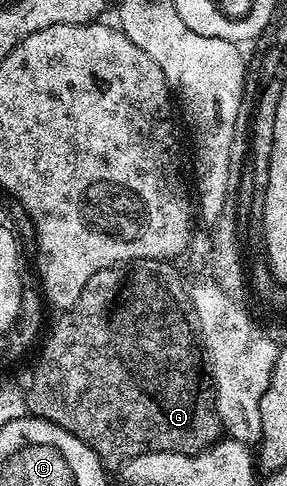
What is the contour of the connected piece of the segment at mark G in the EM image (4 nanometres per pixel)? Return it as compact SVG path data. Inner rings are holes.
M139 258L131 262L123 262L119 266L108 266L91 280L83 288L79 300L67 311L60 315L61 318L49 330L49 335L44 335L45 347L37 358L37 367L29 378L29 390L24 391L26 408L28 413L35 418L42 418L51 424L59 424L67 432L79 436L88 444L95 453L100 456L101 461L109 468L120 468L133 458L144 454L199 454L202 450L208 450L214 442L222 437L221 421L217 415L217 395L215 387L207 377L207 366L203 361L203 346L199 341L198 331L194 323L185 319L186 312L190 309L190 291L181 283L181 278L173 274L168 261L155 258Z

